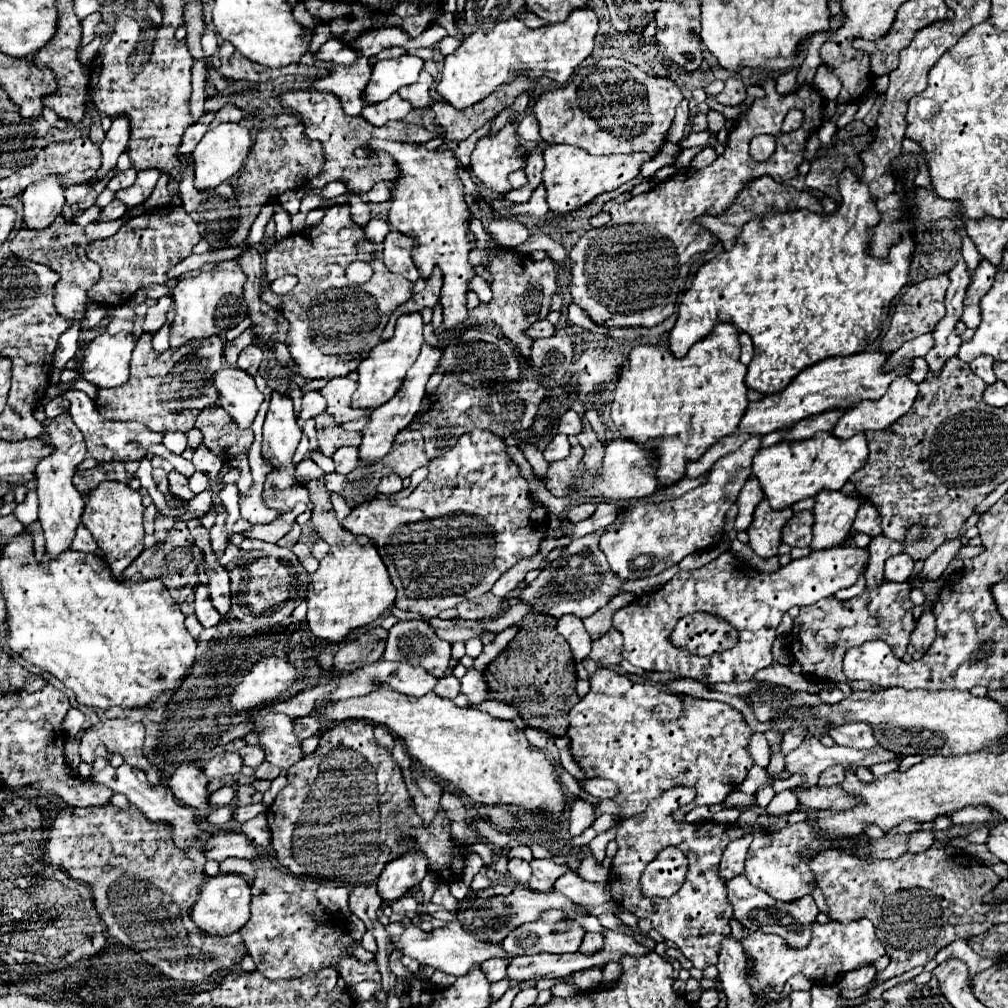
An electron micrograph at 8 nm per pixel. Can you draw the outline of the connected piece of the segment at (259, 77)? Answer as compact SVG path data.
M224 41L220 45L218 55L220 55L220 73L228 79L244 79L244 81L250 81L250 83L262 83L262 81L268 81L268 79L276 79L280 75L280 69L262 67L254 61L248 61L228 41Z

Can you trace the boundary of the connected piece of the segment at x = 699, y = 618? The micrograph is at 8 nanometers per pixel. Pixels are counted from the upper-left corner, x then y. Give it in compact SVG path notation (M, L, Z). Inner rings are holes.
M692 613L678 621L670 639L674 645L684 647L694 655L712 655L732 649L738 641L738 633L732 625L714 615Z

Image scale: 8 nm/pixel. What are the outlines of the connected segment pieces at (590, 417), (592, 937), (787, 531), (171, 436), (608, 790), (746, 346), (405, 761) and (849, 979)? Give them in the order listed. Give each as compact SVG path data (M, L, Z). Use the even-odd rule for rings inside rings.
M589 410L585 413L585 416L587 420L590 422L593 430L596 432L598 440L602 444L605 444L608 440L606 433L605 433L606 426L603 425L599 412L597 410Z
M586 933L578 951L584 955L592 955L602 949L602 943L604 943L604 937L600 933Z
M802 511L792 515L792 519L784 525L782 541L790 547L808 547L812 541L812 523L814 515L810 511Z
M166 433L164 435L164 447L176 455L182 455L186 451L186 435L184 433Z
M588 779L582 787L586 789L588 795L598 797L598 799L614 799L618 793L616 783L608 781L608 779Z
M740 333L738 335L738 343L740 343L740 349L742 349L742 363L748 365L750 359L752 359L752 353L754 353L754 347L752 347L752 341L746 333Z
M400 741L394 745L392 757L394 757L394 761L396 761L402 769L406 769L406 767L410 767L410 765L412 765L412 759L408 757L408 753L406 753L406 749L404 749L404 745L402 745Z
M872 965L860 967L852 973L844 973L844 977L840 977L840 981L838 981L838 987L840 989L850 989L850 991L852 989L862 989L874 979L874 975L876 975L876 969Z

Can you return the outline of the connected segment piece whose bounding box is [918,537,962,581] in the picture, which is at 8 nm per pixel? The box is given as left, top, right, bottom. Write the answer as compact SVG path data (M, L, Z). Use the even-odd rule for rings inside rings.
M957 537L954 541L948 541L944 545L940 545L940 549L936 549L924 563L922 571L918 573L920 575L920 581L934 581L934 579L940 579L942 573L946 571L948 563L954 559L954 555L958 553L960 549L960 539Z

